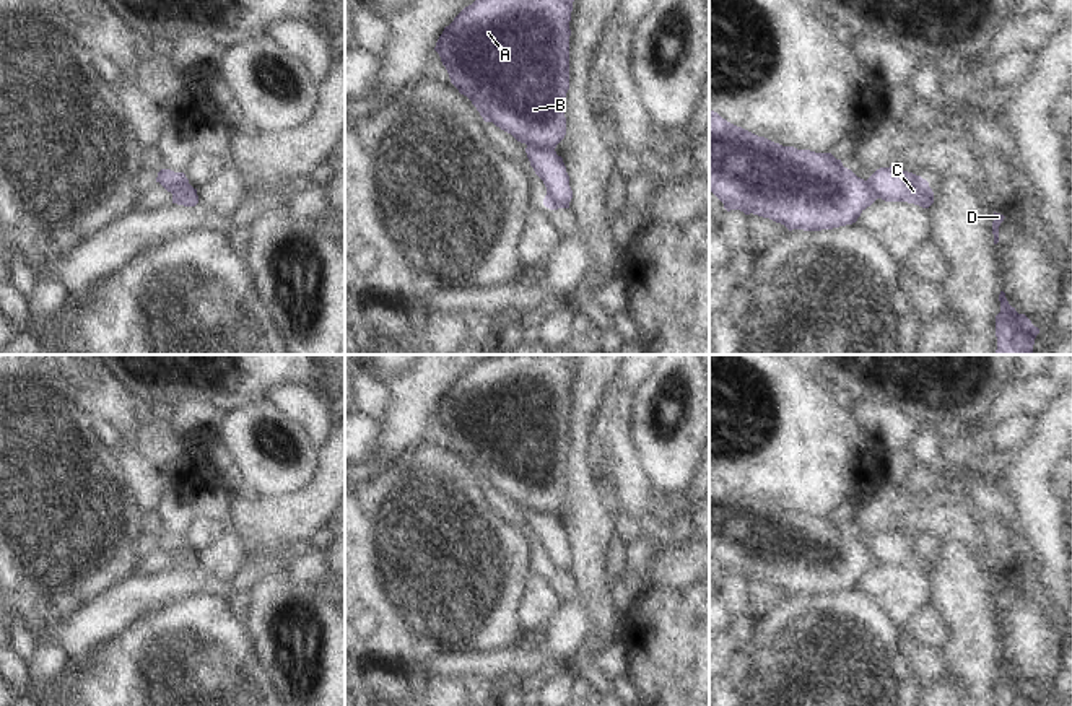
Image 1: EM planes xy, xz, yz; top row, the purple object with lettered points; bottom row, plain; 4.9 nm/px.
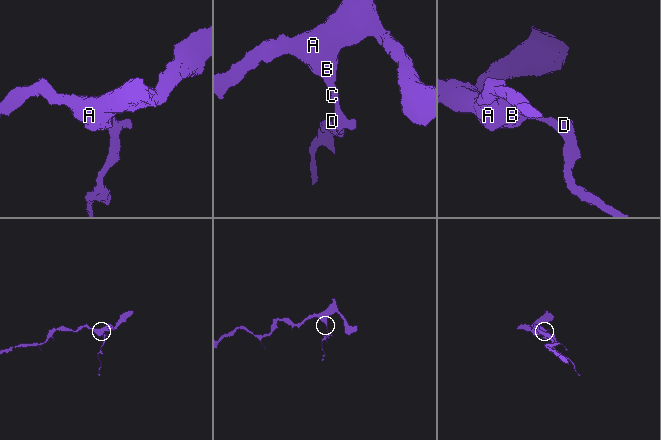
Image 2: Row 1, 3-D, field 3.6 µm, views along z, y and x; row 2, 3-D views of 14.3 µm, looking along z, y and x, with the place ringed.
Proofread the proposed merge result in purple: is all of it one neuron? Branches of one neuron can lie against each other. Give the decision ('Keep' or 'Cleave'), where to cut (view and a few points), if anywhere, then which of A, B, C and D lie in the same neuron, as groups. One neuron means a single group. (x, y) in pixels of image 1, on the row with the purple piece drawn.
Cleave. Split along xz (527, 143), (553, 152). Groups: A B / C D.

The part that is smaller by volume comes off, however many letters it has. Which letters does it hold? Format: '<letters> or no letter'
C, D

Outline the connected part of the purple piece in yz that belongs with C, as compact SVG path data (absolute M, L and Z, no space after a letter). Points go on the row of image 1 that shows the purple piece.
M895 166L877 169L867 182L877 198L885 202L908 202L922 208L934 203L934 192L926 179Z

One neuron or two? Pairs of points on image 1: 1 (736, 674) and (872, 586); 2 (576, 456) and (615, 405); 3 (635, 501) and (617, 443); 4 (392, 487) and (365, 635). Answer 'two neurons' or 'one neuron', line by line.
1: two neurons
2: two neurons
3: one neuron
4: one neuron

